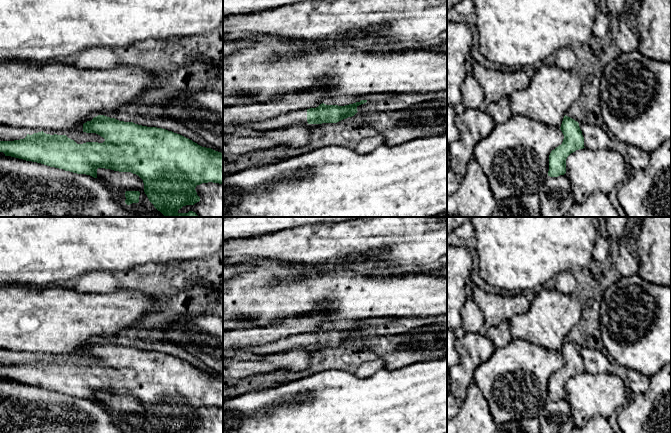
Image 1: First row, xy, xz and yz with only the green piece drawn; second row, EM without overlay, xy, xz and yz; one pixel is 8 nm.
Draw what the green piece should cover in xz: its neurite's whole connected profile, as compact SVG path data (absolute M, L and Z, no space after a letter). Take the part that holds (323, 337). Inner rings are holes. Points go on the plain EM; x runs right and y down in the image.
M361 324L360 326L345 330L326 329L322 327L316 332L294 335L260 346L246 347L241 351L264 355L303 348L337 347L343 343L354 340L358 336L357 331L366 326L367 324Z

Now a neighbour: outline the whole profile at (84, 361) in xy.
M82 356L79 360L73 363L77 368L83 368L86 366L98 366L103 367L105 363L96 357Z

